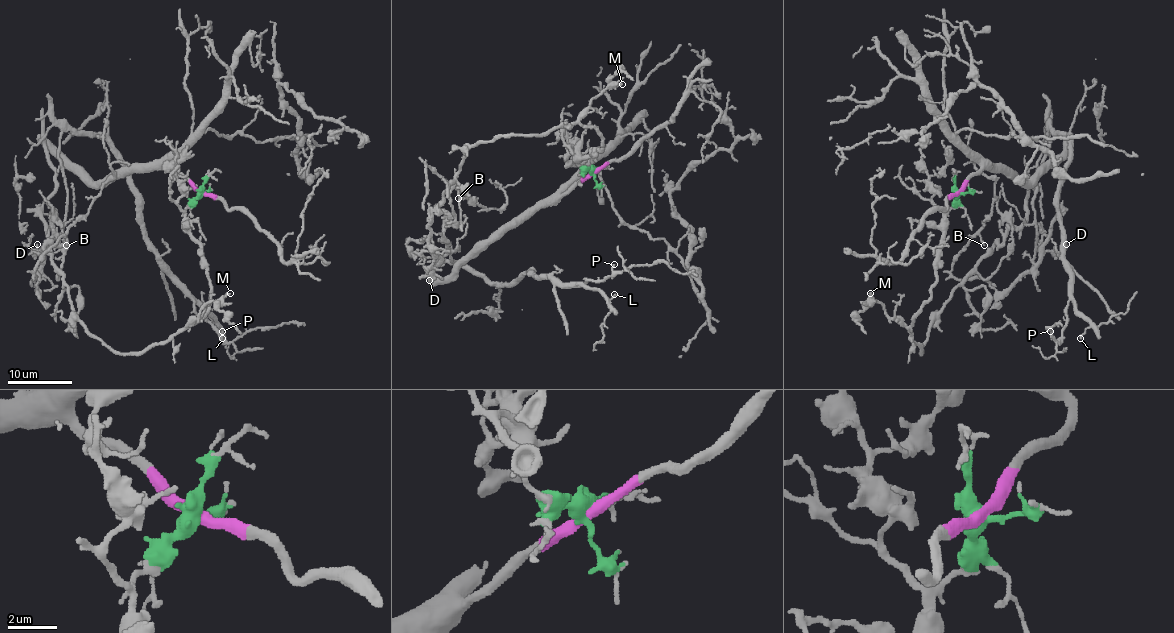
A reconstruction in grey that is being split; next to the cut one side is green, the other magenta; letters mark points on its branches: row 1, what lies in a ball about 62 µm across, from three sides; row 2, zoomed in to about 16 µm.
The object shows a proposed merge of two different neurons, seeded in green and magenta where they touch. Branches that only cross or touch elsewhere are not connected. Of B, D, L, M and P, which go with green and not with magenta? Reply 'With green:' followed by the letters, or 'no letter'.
With green: B, D, L, M, P

